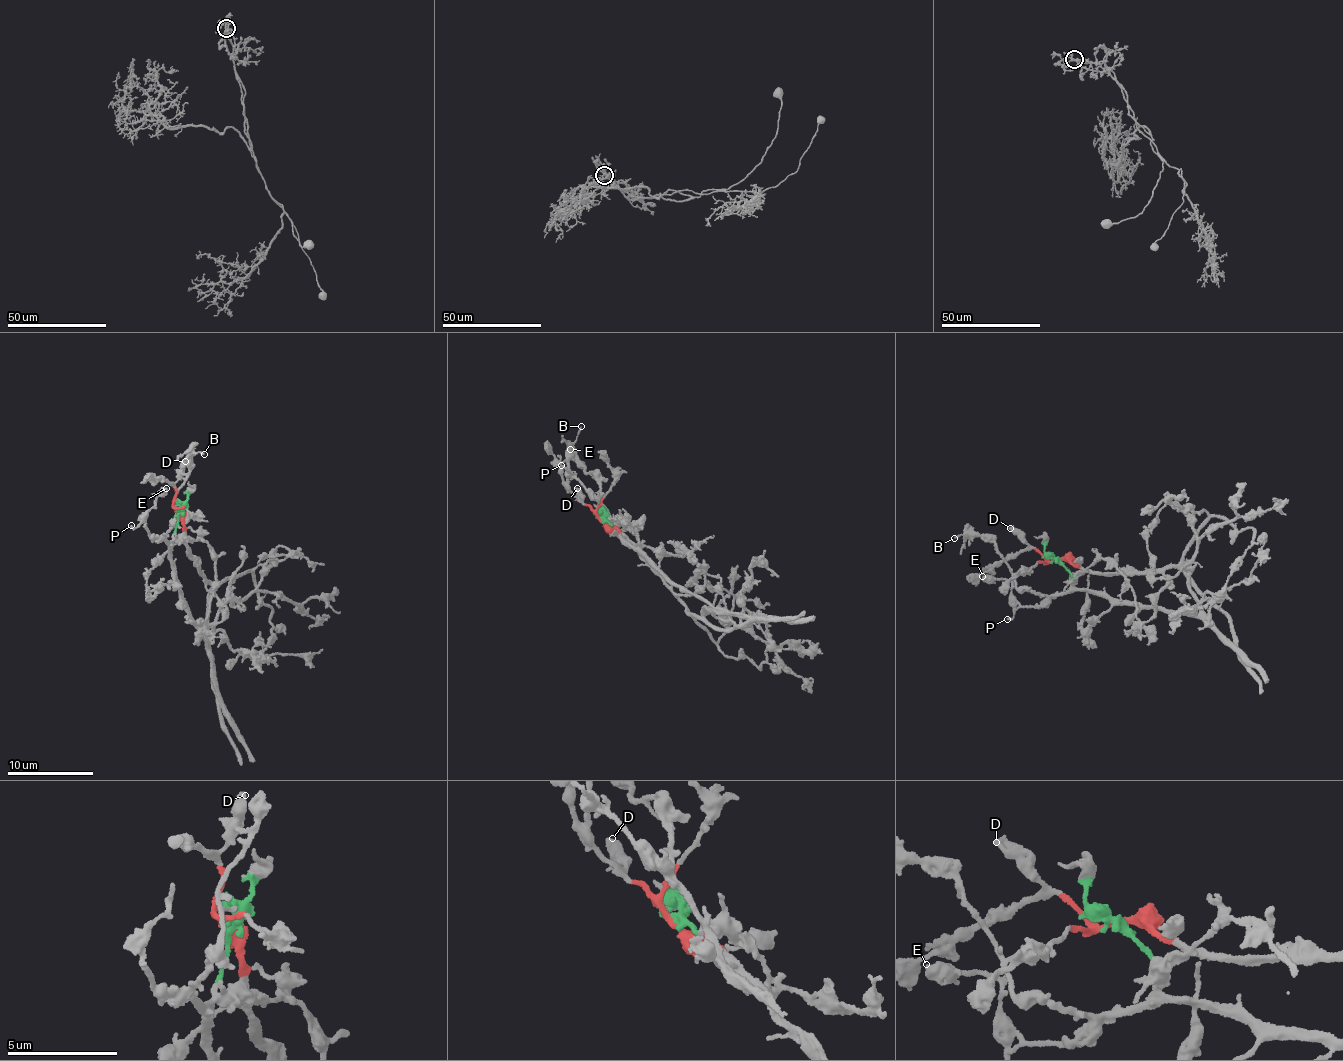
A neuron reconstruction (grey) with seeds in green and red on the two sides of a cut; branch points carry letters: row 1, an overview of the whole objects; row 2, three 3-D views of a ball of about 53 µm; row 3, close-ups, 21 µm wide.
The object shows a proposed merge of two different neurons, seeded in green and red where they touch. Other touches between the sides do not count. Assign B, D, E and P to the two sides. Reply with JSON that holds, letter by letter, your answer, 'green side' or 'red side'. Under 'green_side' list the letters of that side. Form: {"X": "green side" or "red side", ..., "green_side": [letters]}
{"B": "green side", "D": "red side", "E": "green side", "P": "green side", "green_side": ["B", "E", "P"]}

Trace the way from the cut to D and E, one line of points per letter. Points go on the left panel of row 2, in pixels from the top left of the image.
D: (176, 508), (173, 486), (186, 460)
E: (176, 508), (175, 538), (166, 540), (151, 535), (145, 525), (155, 495), (167, 488)

